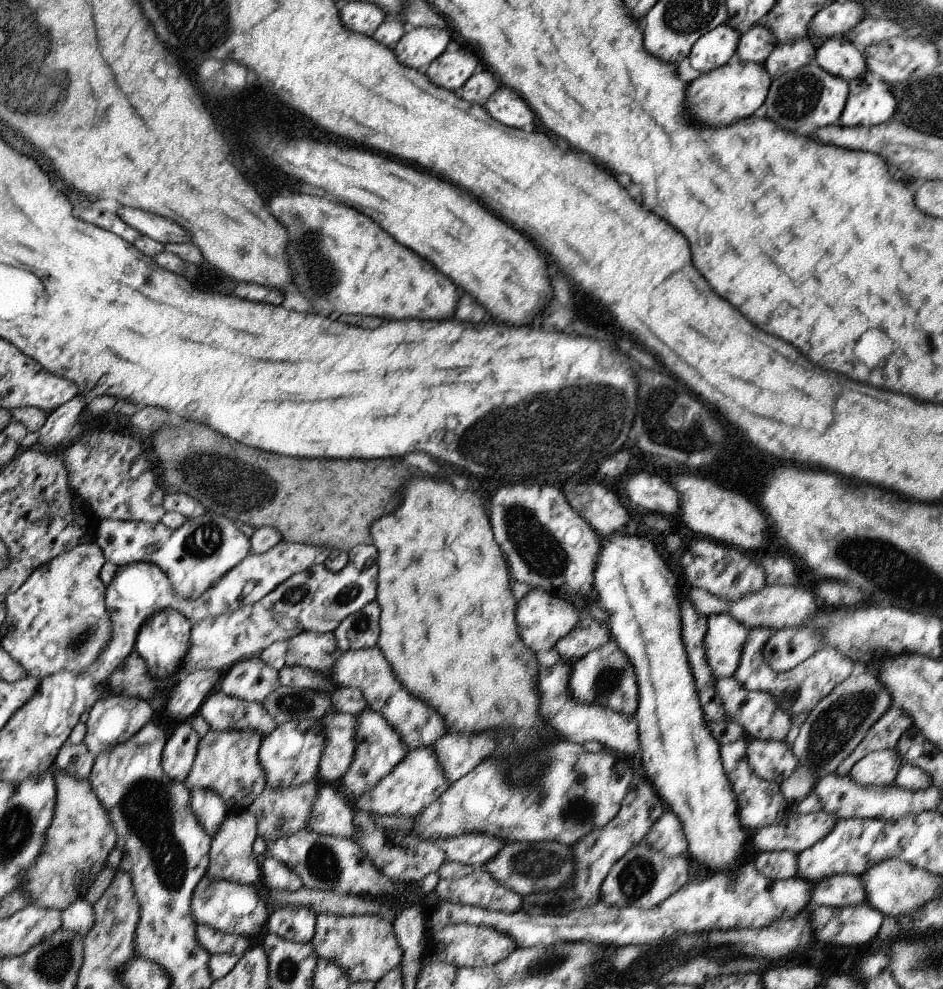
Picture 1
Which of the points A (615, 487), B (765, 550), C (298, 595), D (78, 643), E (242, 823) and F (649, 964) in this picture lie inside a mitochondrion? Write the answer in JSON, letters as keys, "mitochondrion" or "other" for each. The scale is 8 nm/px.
{"A":"other","B":"other","C":"mitochondrion","D":"mitochondrion","E":"other","F":"other"}

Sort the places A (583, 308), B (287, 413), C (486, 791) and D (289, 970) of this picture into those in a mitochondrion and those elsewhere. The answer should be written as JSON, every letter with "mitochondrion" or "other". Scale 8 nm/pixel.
{"A":"other","B":"other","C":"other","D":"mitochondrion"}

